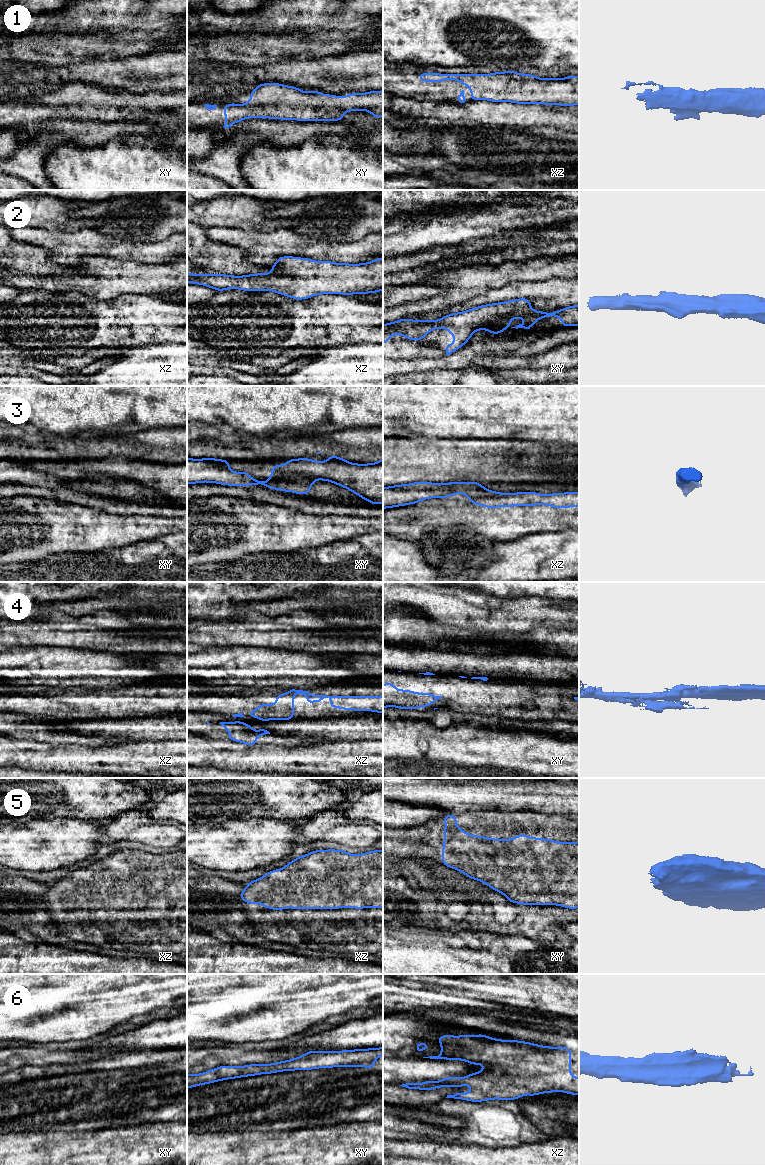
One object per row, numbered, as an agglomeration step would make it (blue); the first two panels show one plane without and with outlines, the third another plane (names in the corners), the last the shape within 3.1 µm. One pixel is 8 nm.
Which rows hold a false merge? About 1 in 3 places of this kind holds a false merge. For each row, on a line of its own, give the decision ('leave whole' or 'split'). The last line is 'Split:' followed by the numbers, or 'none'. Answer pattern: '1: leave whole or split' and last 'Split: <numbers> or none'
1: leave whole
2: leave whole
3: split
4: split
5: leave whole
6: leave whole
Split: 3, 4

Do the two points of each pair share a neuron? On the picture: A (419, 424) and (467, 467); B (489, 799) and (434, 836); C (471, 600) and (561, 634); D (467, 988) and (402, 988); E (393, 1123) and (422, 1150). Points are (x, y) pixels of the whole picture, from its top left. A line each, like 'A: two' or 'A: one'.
A: two
B: two
C: two
D: one
E: two

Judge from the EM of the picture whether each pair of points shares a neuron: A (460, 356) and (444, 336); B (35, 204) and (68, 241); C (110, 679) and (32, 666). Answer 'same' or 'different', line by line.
A: different
B: different
C: same

